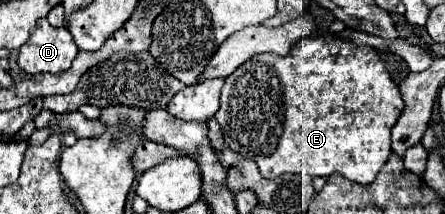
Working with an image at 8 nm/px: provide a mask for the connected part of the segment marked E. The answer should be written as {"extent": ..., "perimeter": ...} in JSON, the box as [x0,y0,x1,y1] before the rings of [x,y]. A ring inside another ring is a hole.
{"extent":[215,35,403,185],"perimeter":[[[331,35],[307,37],[285,57],[275,53],[251,57],[225,79],[221,109],[215,119],[223,129],[227,147],[245,159],[253,159],[265,179],[275,179],[283,173],[309,177],[341,173],[355,183],[369,185],[391,155],[391,129],[403,107],[399,87],[393,83],[381,53],[375,47],[355,45]]]}

